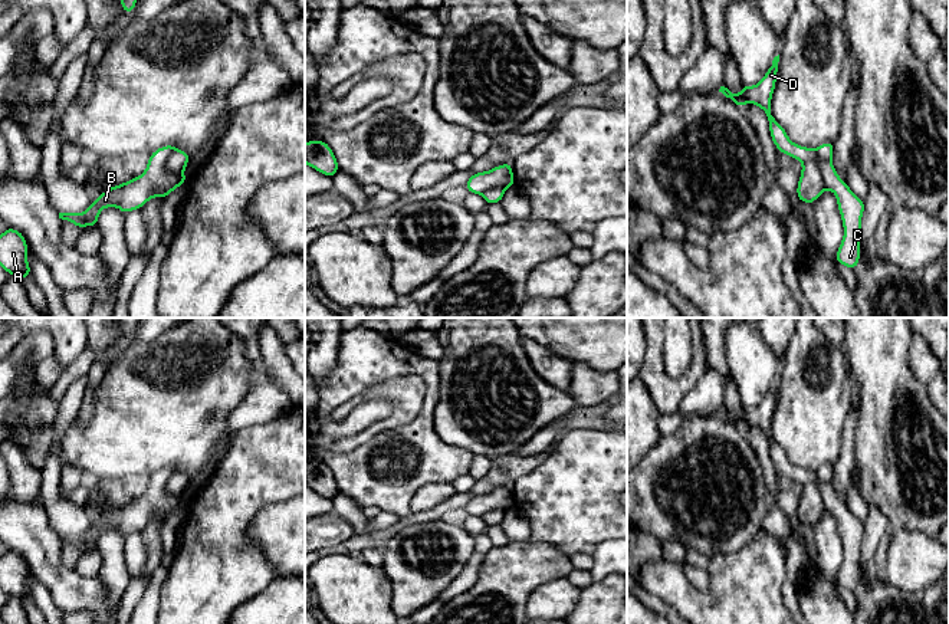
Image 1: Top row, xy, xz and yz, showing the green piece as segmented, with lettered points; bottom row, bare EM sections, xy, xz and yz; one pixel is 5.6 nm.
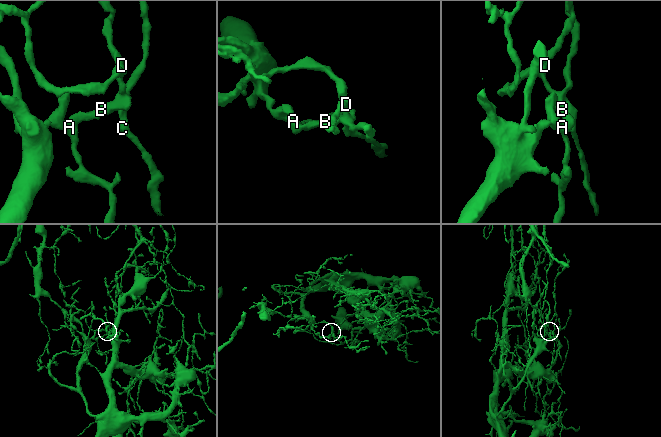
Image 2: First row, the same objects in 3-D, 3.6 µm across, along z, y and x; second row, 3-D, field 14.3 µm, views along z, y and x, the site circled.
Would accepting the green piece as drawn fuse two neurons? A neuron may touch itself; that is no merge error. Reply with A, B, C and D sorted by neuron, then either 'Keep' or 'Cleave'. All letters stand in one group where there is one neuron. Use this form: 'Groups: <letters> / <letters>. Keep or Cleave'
Groups: A B / C D. Cleave

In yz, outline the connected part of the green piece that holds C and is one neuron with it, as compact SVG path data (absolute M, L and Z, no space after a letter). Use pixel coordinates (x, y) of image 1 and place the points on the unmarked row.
M779 377L774 380L772 387L762 403L753 408L746 408L742 405L742 413L739 417L732 416L725 408L720 408L719 414L722 414L742 431L746 424L762 430L769 443L771 460L779 474L794 479L802 486L808 483L817 483L820 486L825 510L831 512L837 518L837 529L840 532L844 549L844 559L837 572L835 582L837 585L856 592L860 584L860 555L864 522L857 519L840 500L831 483L820 482L817 473L812 470L794 466L788 460L784 449L771 437L771 421L776 405L778 384Z

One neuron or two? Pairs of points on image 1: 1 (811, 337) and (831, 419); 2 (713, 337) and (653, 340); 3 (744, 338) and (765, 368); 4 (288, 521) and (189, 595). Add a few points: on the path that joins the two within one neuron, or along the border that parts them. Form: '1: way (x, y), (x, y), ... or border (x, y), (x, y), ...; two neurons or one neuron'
1: way (801, 357), (800, 380), (813, 398); one neuron
2: border (702, 341), (706, 355); two neurons
3: way (744, 345), (758, 361); one neuron
4: border (258, 512), (246, 531), (246, 537), (275, 574); two neurons

